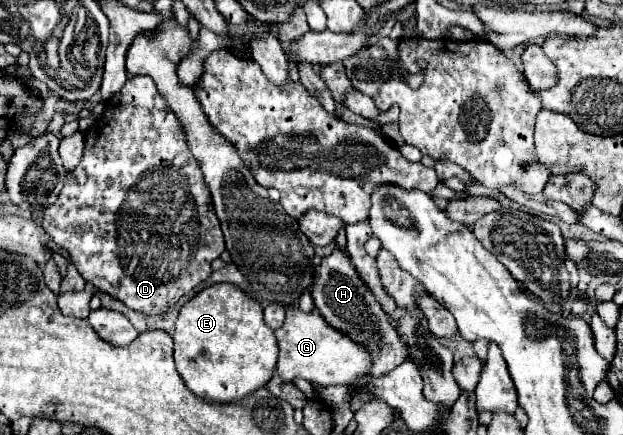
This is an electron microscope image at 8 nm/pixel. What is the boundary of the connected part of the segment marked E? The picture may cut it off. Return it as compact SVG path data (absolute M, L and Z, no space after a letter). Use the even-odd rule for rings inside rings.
M232 284L208 286L186 302L172 338L178 374L198 398L208 402L240 402L266 386L276 370L276 338L264 324L262 306Z

